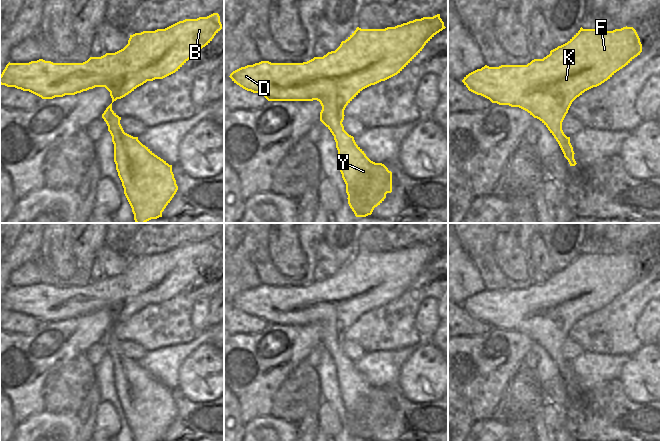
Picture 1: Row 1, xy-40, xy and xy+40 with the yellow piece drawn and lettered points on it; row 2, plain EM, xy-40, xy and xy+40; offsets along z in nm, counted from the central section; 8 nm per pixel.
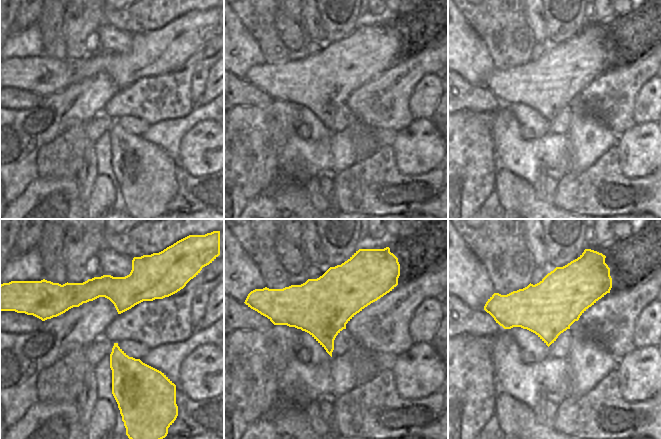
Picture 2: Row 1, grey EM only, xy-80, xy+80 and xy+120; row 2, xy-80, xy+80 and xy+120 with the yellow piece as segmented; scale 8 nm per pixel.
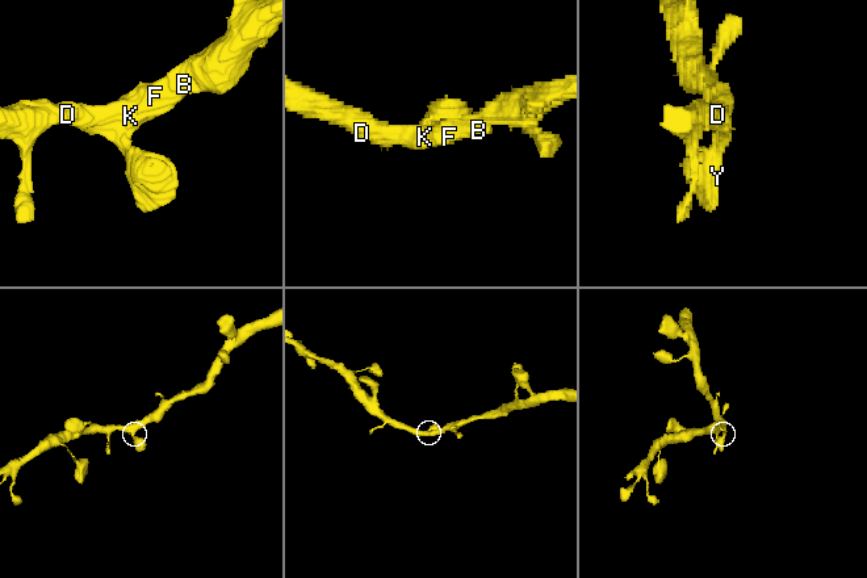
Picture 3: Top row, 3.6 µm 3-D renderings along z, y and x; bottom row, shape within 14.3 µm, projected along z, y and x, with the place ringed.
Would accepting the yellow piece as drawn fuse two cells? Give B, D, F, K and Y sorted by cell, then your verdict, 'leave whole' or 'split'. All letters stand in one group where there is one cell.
B D F K Y | leave whole

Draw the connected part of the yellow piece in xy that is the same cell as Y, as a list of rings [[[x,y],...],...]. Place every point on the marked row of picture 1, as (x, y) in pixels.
[[[440,14],[385,29],[357,27],[335,51],[328,52],[323,57],[314,57],[303,63],[261,61],[241,67],[229,77],[243,89],[259,93],[268,101],[320,102],[320,121],[334,136],[348,204],[356,217],[366,217],[384,201],[387,193],[392,192],[392,172],[384,164],[371,161],[356,144],[354,137],[344,130],[344,110],[363,89],[400,73],[445,28]]]

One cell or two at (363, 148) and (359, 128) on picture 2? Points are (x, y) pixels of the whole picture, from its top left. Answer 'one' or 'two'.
one

